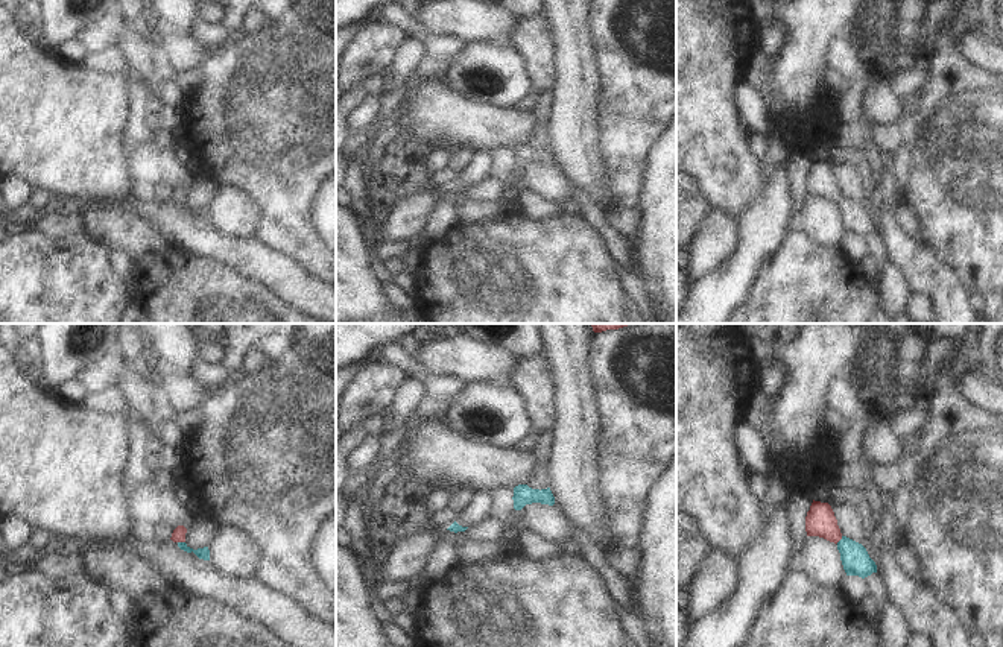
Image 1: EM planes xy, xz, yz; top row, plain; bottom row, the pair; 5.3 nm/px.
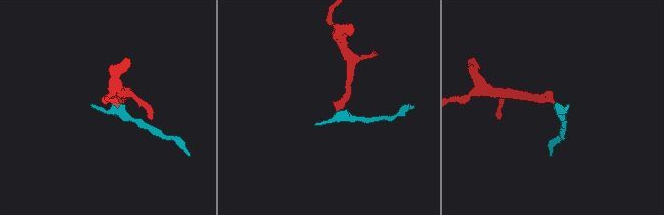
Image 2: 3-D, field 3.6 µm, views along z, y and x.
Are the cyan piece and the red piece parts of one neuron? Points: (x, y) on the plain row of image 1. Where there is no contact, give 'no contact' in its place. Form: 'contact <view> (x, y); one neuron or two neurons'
contact xy (181, 202); one neuron

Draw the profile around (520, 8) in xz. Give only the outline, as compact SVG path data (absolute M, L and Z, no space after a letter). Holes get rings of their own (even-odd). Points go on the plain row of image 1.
M480 0L480 2L494 3L518 18L544 14L544 6L541 0Z

